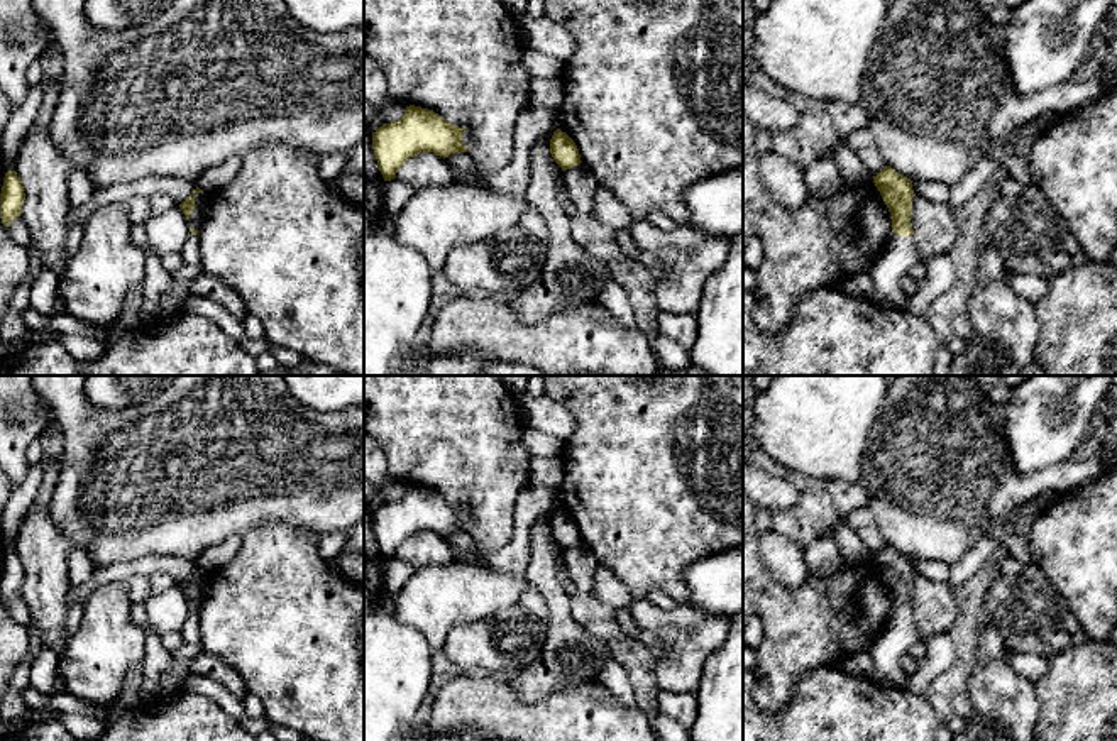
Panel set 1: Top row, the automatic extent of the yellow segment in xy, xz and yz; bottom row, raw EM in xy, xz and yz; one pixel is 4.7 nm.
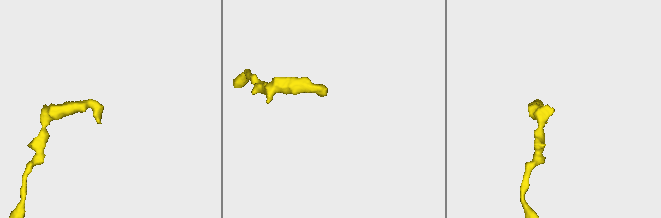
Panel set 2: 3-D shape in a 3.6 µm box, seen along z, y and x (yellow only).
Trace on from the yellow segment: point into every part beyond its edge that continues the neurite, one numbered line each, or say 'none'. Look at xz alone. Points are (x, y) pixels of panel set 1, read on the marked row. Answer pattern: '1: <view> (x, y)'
1: xz (581, 185)

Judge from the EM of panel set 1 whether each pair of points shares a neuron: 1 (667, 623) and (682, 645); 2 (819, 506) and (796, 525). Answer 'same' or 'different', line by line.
1: same
2: same

